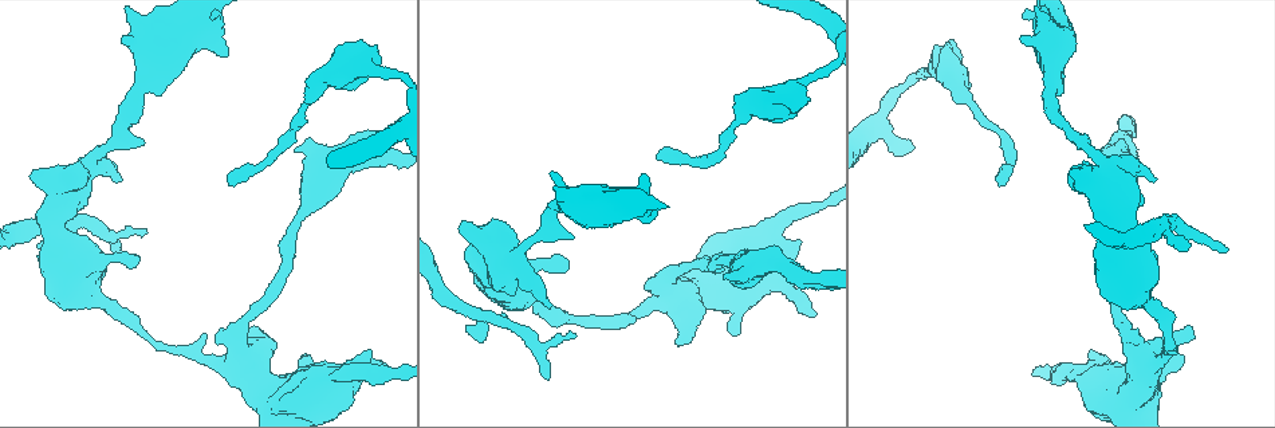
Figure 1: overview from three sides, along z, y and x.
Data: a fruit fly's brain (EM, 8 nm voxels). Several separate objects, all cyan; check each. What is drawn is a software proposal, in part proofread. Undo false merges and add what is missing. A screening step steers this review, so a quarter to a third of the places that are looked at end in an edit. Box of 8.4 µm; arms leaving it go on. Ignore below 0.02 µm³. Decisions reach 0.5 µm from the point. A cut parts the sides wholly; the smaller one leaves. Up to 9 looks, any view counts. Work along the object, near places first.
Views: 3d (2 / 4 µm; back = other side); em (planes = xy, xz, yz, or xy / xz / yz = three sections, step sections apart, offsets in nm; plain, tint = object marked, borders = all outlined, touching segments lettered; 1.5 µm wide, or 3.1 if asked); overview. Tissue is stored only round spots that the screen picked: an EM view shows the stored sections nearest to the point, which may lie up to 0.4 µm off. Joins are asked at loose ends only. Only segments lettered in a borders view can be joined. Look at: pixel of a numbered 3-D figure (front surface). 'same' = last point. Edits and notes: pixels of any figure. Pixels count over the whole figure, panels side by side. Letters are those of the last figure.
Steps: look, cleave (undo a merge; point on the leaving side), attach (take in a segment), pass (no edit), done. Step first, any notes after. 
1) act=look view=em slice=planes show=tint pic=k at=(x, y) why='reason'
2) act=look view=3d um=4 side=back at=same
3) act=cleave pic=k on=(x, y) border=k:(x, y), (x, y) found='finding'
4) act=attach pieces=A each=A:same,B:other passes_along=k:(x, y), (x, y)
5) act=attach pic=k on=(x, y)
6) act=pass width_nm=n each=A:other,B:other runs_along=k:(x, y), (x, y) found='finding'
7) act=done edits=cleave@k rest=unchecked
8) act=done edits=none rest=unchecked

act=look view=3d um=2 pic=1 at=(1191, 337) why='free end'

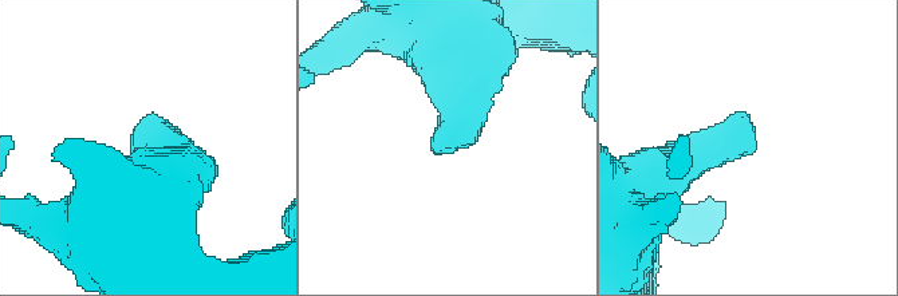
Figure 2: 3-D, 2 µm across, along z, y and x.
act=look view=em slice=planes show=plain pic=2 at=(437, 153) why='shape alone is not enough'

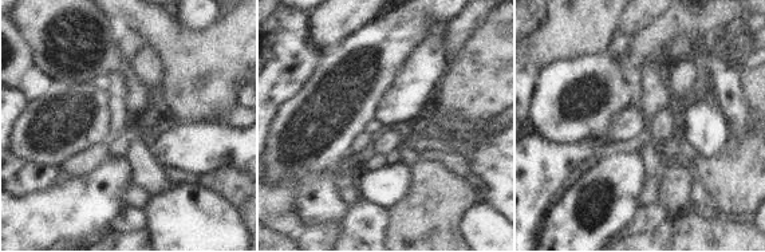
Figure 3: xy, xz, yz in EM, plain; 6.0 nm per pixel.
act=look view=em slice=planes show=borders at=same why='what lies round it'

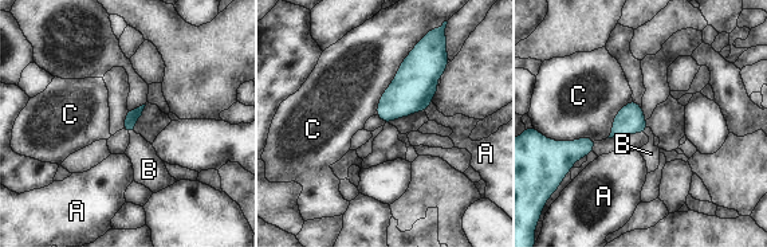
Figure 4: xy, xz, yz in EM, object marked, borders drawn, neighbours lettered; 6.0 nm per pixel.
act=pass each=A:other,B:other,C:other border=4:(646, 126), (642, 132) found='none of them fits'

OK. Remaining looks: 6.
act=look view=em slice=xy step=8 show=tint pic=1 at=(116, 249) why='an open end'

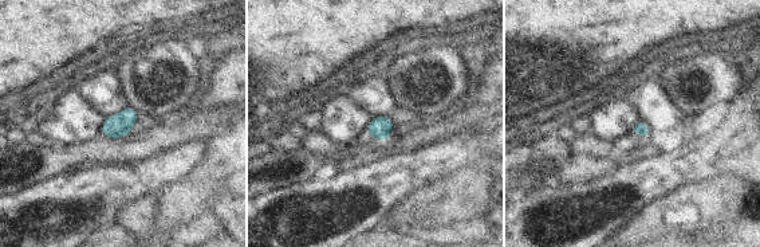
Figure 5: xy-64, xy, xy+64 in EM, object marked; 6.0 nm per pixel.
act=look view=em slice=planes show=borders at=same why='another direction'

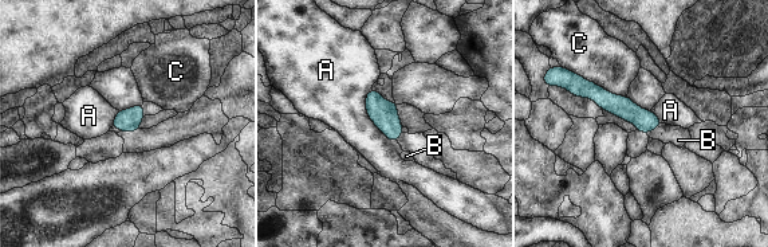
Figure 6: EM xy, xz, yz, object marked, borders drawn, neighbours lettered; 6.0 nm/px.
act=attach pieces=B longest_contact=C:420nm each=A:other,B:same,C:other passes_along=6:(623, 108), (653, 129), (678, 136) found='the neuron continues'

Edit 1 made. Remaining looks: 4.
act=look view=overview why='redraw'

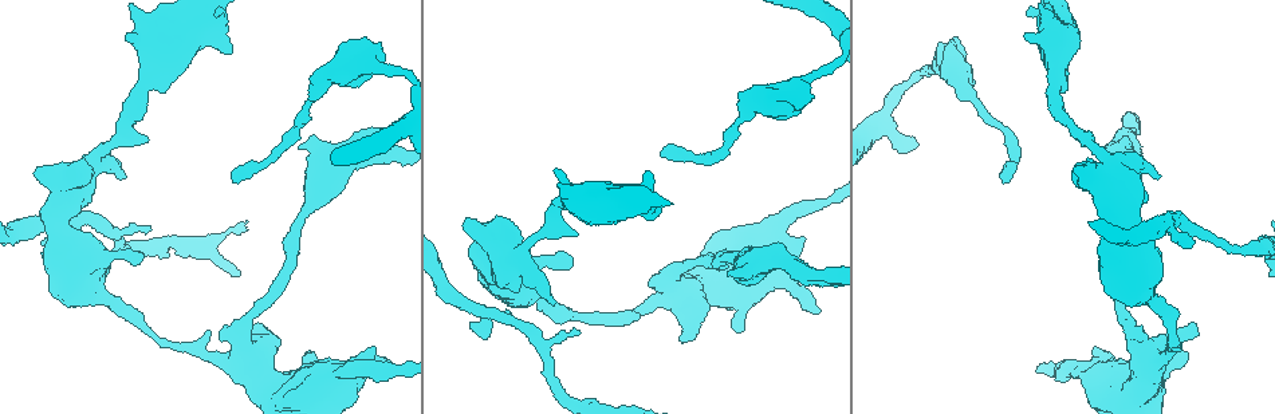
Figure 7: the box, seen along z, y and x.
act=look view=em slice=planes show=borders pic=7 at=(123, 177) why='an open end'

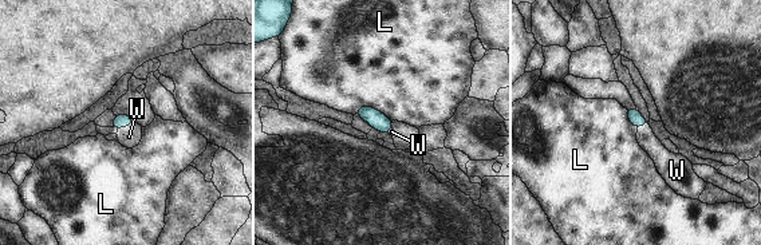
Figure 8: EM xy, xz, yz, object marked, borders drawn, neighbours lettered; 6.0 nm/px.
act=attach pieces=W longest_contact=L:240nm each=L:other,W:same found='it goes on there'

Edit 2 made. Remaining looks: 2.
act=look view=em slice=planes show=borders pic=7 at=(300, 148) why='free end'

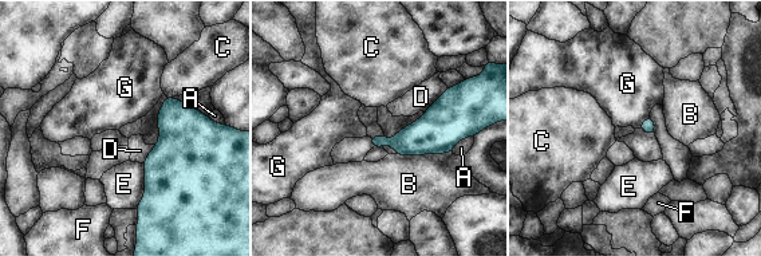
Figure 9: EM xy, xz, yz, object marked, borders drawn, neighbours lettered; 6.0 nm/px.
act=pass each=A:other,B:other,C:other,D:other,E:other,F:other,G:other border=9:(649, 115), (638, 128) found='no lettered segment goes on from it'

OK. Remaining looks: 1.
act=done edits=attach@6,attach@8 rest=unchecked

